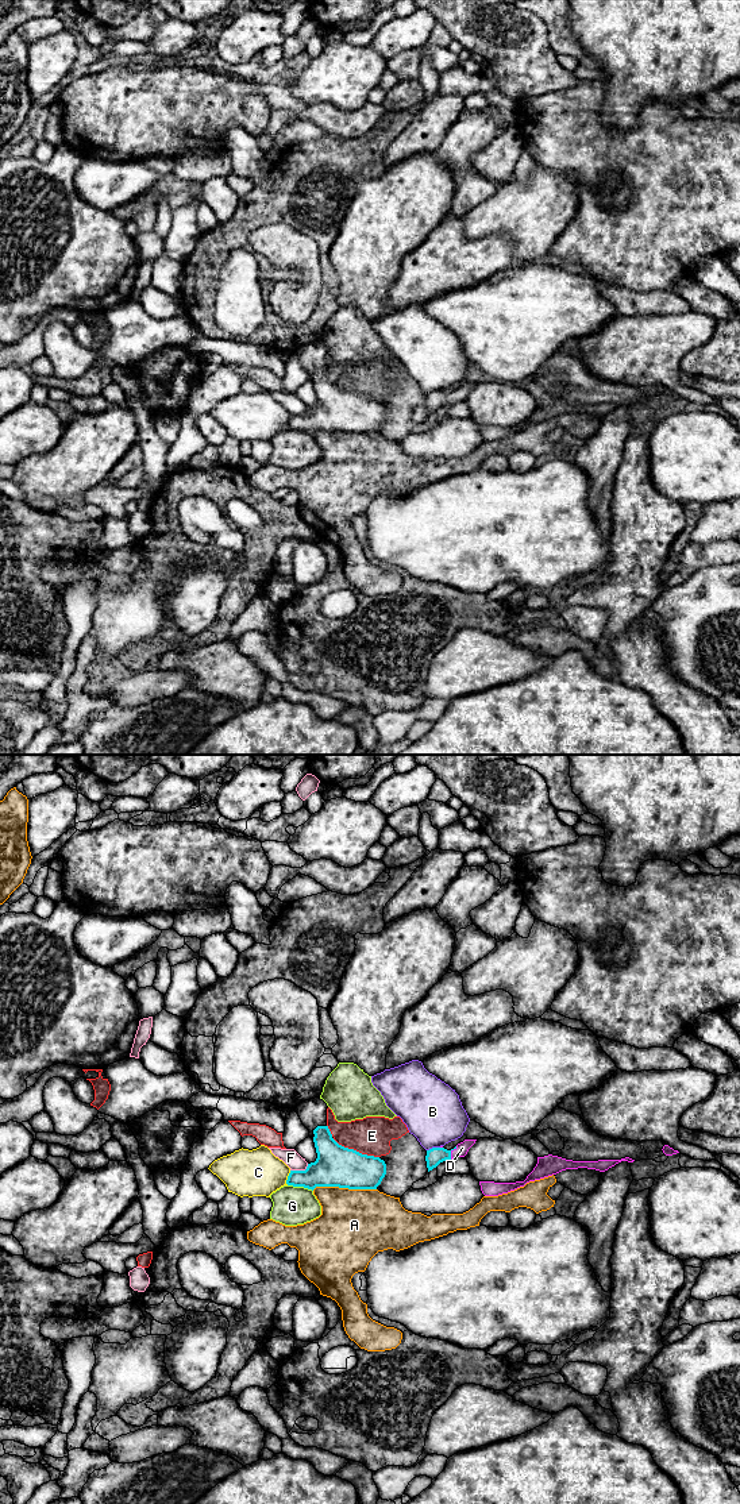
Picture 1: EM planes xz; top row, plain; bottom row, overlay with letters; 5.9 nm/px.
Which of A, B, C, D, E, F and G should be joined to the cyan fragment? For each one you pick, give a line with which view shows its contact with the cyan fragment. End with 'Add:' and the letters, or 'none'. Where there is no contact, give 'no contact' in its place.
D: meets cyan in xz
Add: D

